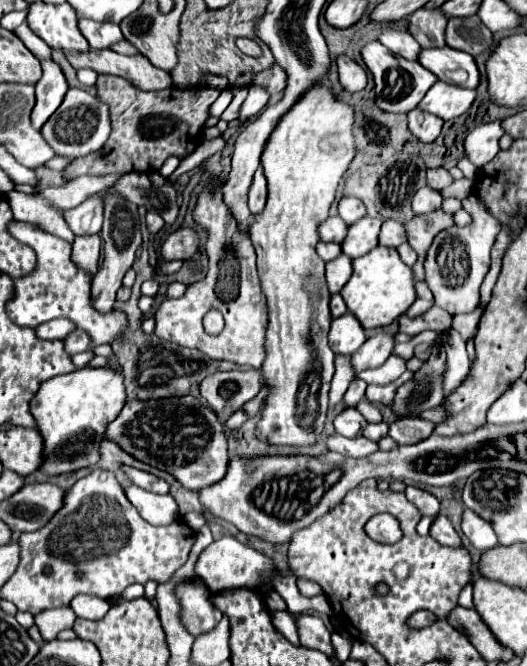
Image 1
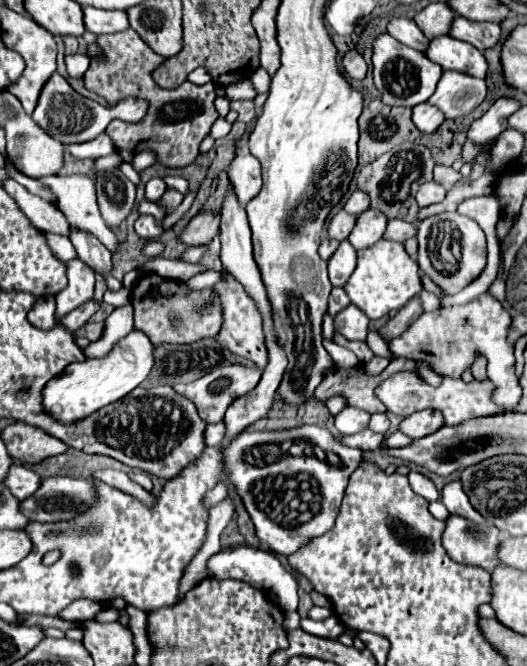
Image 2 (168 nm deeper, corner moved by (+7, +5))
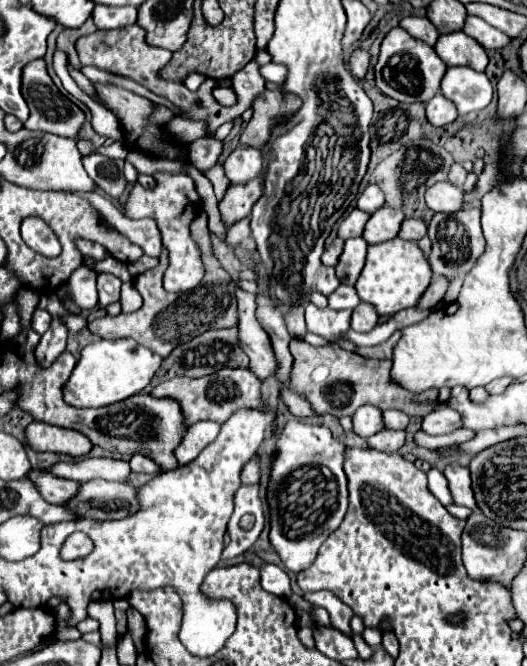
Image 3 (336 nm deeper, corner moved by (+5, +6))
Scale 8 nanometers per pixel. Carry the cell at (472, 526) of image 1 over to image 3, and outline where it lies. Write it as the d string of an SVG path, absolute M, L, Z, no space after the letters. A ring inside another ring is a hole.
M449 464L445 468L445 478L449 482L449 490L453 496L453 502L459 506L467 506L471 510L477 508L473 490L471 490L471 478L469 478L469 468L463 468L459 464Z

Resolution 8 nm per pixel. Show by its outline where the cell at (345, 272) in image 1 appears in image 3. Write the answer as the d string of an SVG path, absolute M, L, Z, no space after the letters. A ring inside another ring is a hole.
M349 238L345 240L343 254L339 256L339 262L335 266L337 278L341 284L353 286L365 266L365 254L367 254L367 242L363 238Z

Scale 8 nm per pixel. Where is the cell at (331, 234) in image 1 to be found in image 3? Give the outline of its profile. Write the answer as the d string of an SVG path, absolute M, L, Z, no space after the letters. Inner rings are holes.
M353 208L353 210L349 212L349 216L339 224L339 232L337 232L339 238L347 240L347 238L361 236L361 232L363 232L365 222L369 220L369 216L371 216L371 214L363 212L363 210L359 210L359 208Z

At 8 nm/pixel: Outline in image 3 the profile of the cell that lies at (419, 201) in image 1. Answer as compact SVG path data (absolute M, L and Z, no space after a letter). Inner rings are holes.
M439 182L427 188L425 200L433 212L457 212L463 204L463 190L449 182Z

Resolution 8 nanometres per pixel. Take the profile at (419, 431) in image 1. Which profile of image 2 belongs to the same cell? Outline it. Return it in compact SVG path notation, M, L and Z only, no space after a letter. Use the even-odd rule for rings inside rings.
M425 409L419 413L409 415L403 423L401 423L401 431L411 437L411 439L421 439L427 437L429 433L435 433L437 429L443 427L443 413L441 411L433 411L433 409Z

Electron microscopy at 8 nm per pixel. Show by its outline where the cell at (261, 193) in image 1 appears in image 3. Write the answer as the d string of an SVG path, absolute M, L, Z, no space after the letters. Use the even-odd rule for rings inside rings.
M237 148L229 154L223 168L231 184L247 184L263 172L261 152L257 148Z

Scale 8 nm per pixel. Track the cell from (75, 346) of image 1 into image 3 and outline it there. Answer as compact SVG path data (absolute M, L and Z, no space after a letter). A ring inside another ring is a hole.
M201 210L193 222L191 222L191 238L195 240L201 251L205 276L201 284L183 294L171 294L163 288L163 274L169 266L169 252L163 248L163 254L159 258L159 266L143 272L134 279L135 287L142 296L143 303L139 310L131 314L119 314L119 316L103 316L93 322L89 322L89 332L97 334L99 338L133 338L139 344L147 346L149 350L157 352L159 356L167 356L175 346L217 328L231 328L237 324L237 304L235 304L235 282L225 272L219 262L211 254L209 244L209 230L207 230L207 214ZM185 320L185 324L181 324Z

